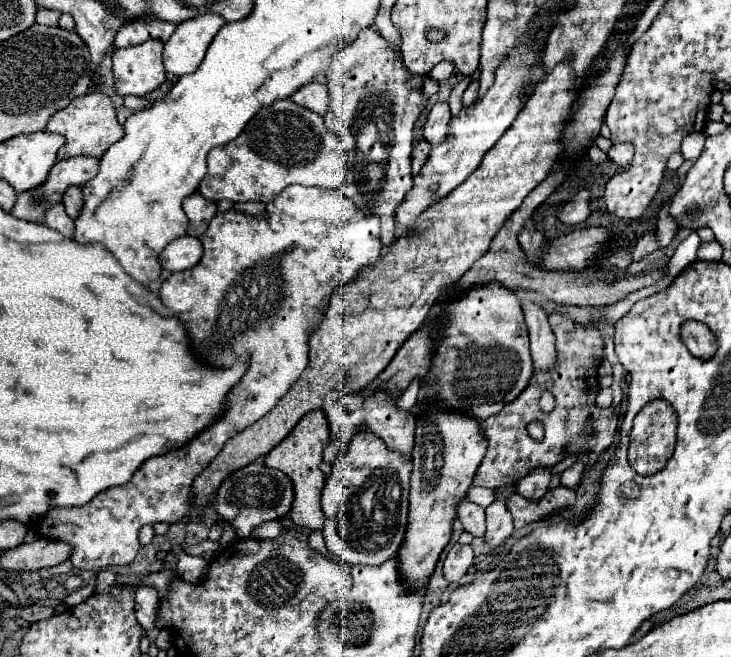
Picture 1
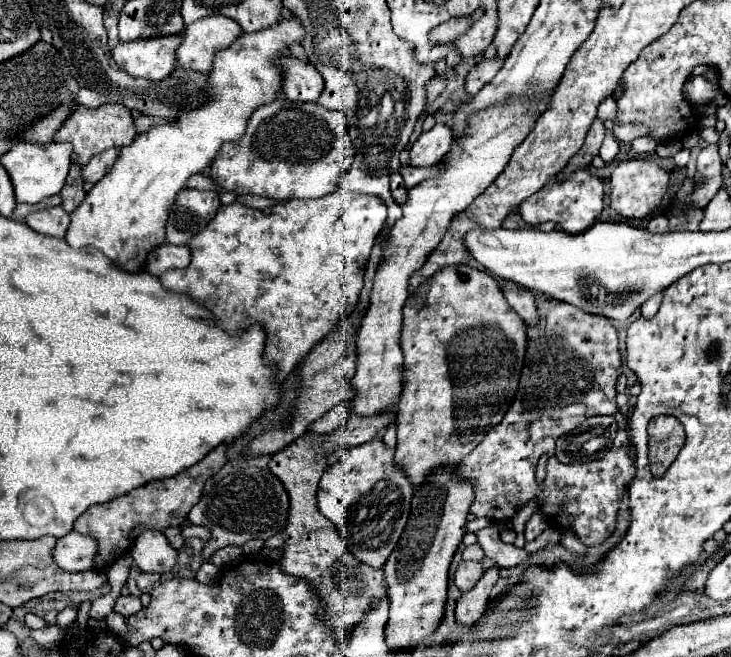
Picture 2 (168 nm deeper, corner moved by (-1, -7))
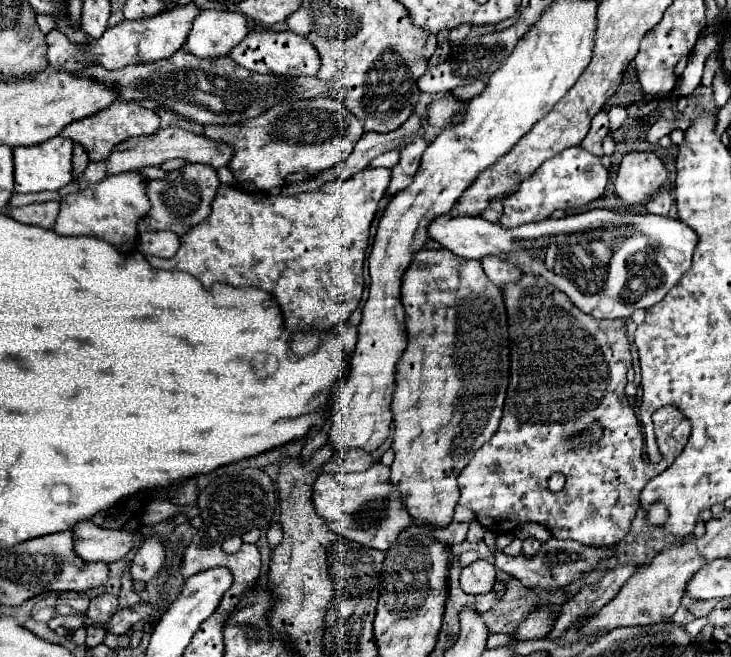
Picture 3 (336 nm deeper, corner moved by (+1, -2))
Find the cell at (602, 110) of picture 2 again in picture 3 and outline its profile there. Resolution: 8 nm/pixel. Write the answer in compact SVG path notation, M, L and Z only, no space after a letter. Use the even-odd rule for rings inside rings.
M612 106L608 110L608 116L610 116L610 130L618 130L624 124L624 120L628 118L626 108L622 108L622 106Z

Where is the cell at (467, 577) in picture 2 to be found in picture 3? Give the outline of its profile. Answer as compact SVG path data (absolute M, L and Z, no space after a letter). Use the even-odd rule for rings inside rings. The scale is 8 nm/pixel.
M476 560L474 564L462 568L460 586L466 594L488 594L496 582L496 566L486 560Z

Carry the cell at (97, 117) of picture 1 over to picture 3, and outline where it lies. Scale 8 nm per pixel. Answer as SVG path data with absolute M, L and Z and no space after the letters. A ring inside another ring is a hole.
M116 100L110 108L98 112L94 116L88 116L88 118L82 118L82 120L68 124L60 134L64 138L70 138L70 140L82 144L92 162L102 162L110 156L114 146L118 146L118 144L126 142L128 138L134 138L134 136L152 136L158 130L160 130L160 116L156 114L156 110L146 110L138 102Z

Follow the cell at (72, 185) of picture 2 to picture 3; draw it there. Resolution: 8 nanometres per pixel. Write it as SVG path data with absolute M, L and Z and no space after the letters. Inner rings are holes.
M74 142L74 158L72 158L72 162L74 162L74 172L76 172L76 178L80 178L80 174L86 170L86 166L88 166L88 154L86 154L86 150L78 144L78 142Z

